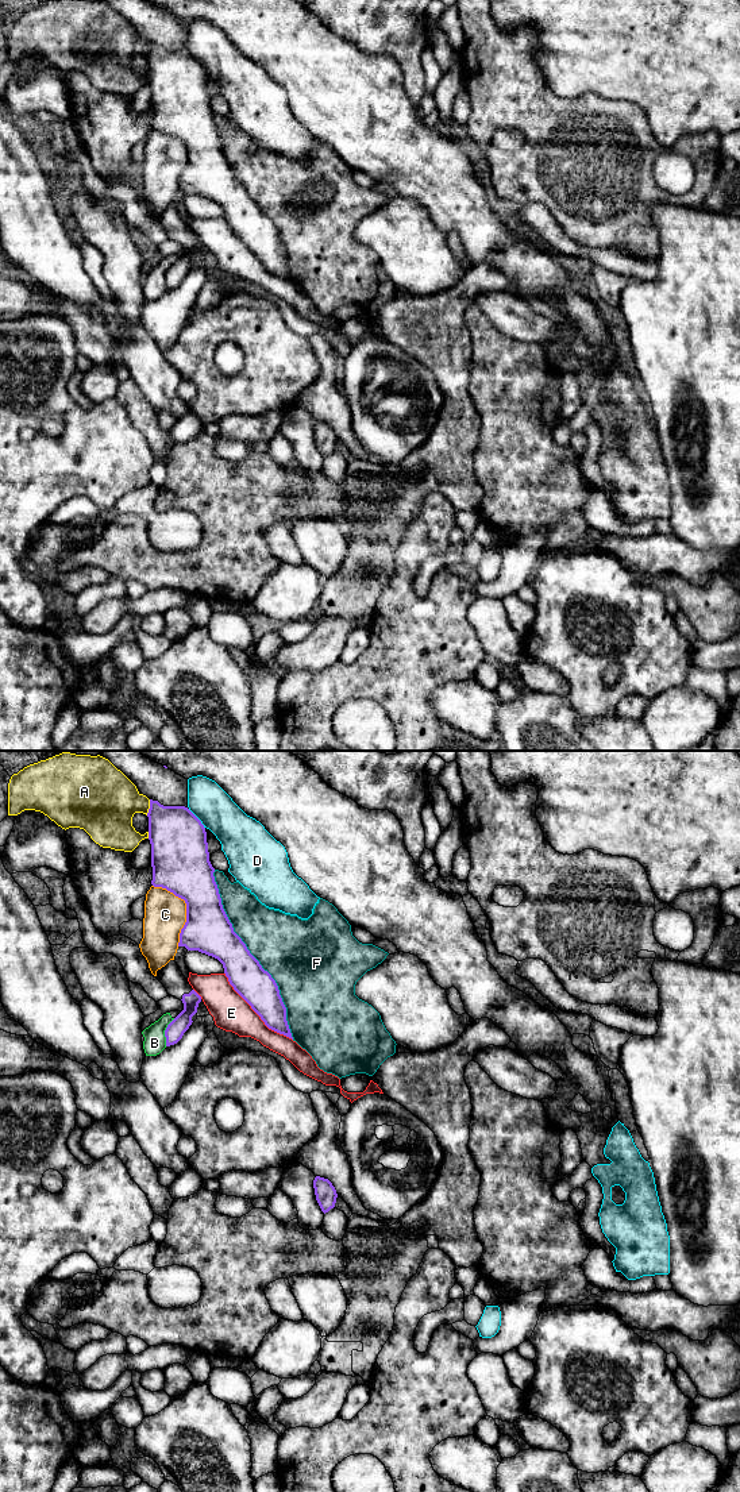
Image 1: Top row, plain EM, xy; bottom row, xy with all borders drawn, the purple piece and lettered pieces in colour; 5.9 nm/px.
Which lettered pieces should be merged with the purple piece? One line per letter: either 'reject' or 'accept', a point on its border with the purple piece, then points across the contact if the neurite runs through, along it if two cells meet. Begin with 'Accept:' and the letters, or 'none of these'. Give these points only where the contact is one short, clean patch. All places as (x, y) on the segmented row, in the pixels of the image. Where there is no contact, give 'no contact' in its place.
Accept: none of these
A: reject; contact xy (150, 808)
B: reject; contact xy (165, 1032); border xy (174, 1018), (165, 1030), (165, 1045)
C: reject; contact xy (187, 908)
D: reject; contact xy (197, 818)
E: reject; contact xy (254, 1010)
F: reject; contact xy (251, 955)

